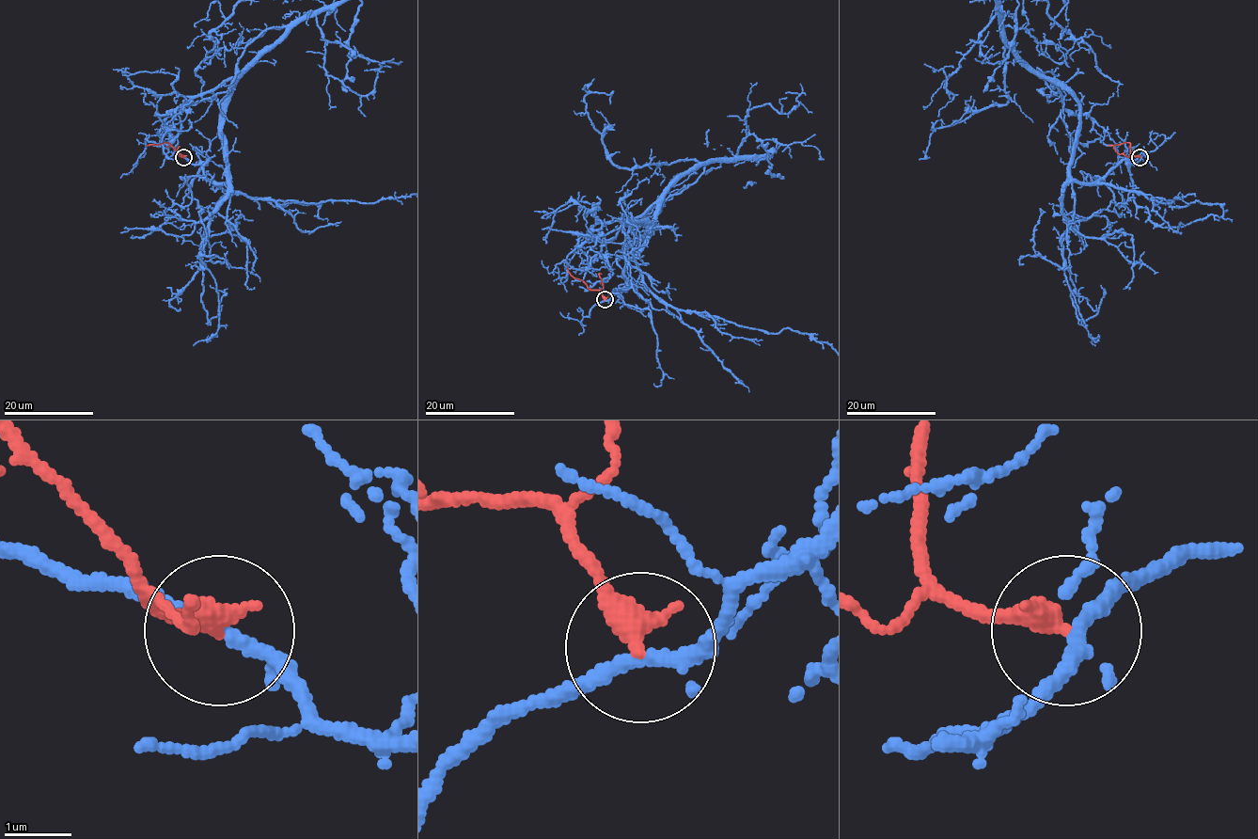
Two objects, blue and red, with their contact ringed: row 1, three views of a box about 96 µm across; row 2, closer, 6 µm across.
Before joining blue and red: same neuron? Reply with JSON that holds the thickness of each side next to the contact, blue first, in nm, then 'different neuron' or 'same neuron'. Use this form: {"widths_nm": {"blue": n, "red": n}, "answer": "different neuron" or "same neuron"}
{"widths_nm": {"blue": 170, "red": 400}, "answer": "different neuron"}

